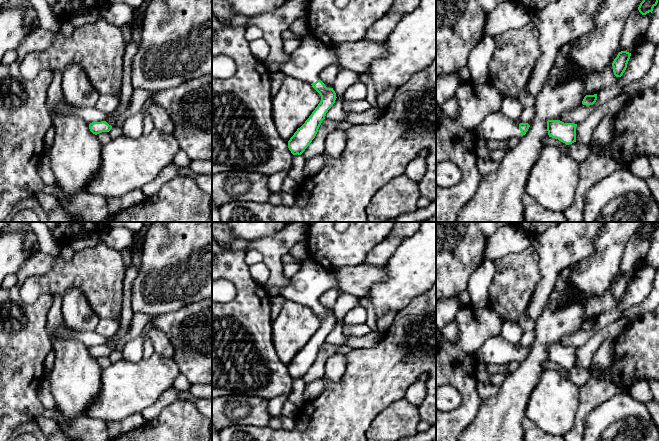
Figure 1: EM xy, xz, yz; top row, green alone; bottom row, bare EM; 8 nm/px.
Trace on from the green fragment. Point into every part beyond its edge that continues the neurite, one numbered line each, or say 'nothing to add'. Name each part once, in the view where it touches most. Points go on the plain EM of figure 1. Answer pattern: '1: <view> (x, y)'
1: yz (496, 350)

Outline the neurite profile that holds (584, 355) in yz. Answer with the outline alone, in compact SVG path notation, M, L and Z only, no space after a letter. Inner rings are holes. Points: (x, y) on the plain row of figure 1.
M620 317L599 330L584 346L577 349L576 367L590 368L593 365L593 357L601 343L605 340L614 342L629 324L629 321Z

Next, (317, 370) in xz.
M326 342L322 345L315 362L302 377L306 385L324 376L326 361L339 350L339 347Z

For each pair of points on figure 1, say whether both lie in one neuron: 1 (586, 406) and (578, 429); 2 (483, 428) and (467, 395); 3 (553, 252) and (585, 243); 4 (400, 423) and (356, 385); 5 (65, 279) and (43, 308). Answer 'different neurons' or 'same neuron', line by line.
1: same neuron
2: different neurons
3: same neuron
4: different neurons
5: different neurons

